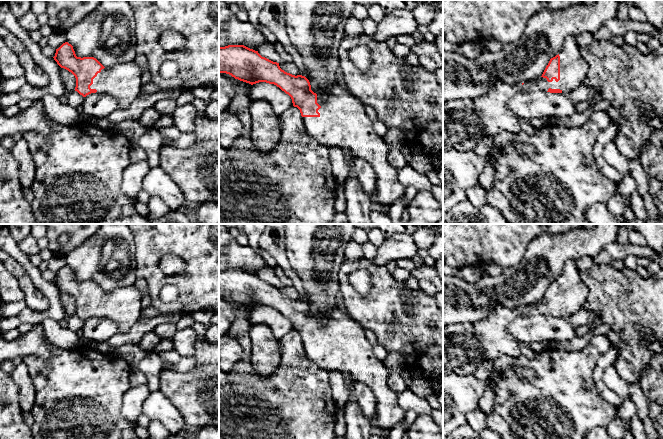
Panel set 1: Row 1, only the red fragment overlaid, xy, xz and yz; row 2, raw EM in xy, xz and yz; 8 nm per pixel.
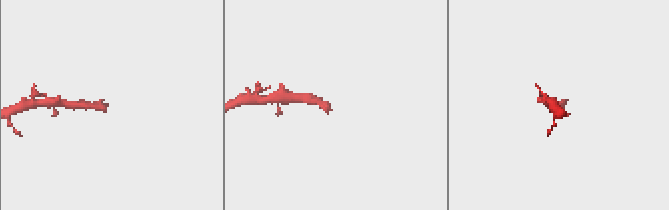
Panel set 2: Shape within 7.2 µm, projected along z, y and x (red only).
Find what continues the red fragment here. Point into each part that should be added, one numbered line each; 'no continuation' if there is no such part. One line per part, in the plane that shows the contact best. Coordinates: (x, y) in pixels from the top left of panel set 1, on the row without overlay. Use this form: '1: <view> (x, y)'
1: yz (573, 292)

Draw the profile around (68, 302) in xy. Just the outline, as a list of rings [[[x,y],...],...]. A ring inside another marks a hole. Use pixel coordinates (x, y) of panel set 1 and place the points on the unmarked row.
[[[61,292],[61,302],[64,306],[66,316],[75,315],[76,302],[71,296],[64,292]]]

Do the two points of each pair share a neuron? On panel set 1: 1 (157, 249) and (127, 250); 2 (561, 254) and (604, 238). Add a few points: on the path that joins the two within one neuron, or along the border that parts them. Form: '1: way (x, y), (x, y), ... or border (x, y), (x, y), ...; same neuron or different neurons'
1: border (132, 234), (135, 247), (135, 274); different neurons
2: way (572, 245), (583, 239), (593, 239); same neuron

